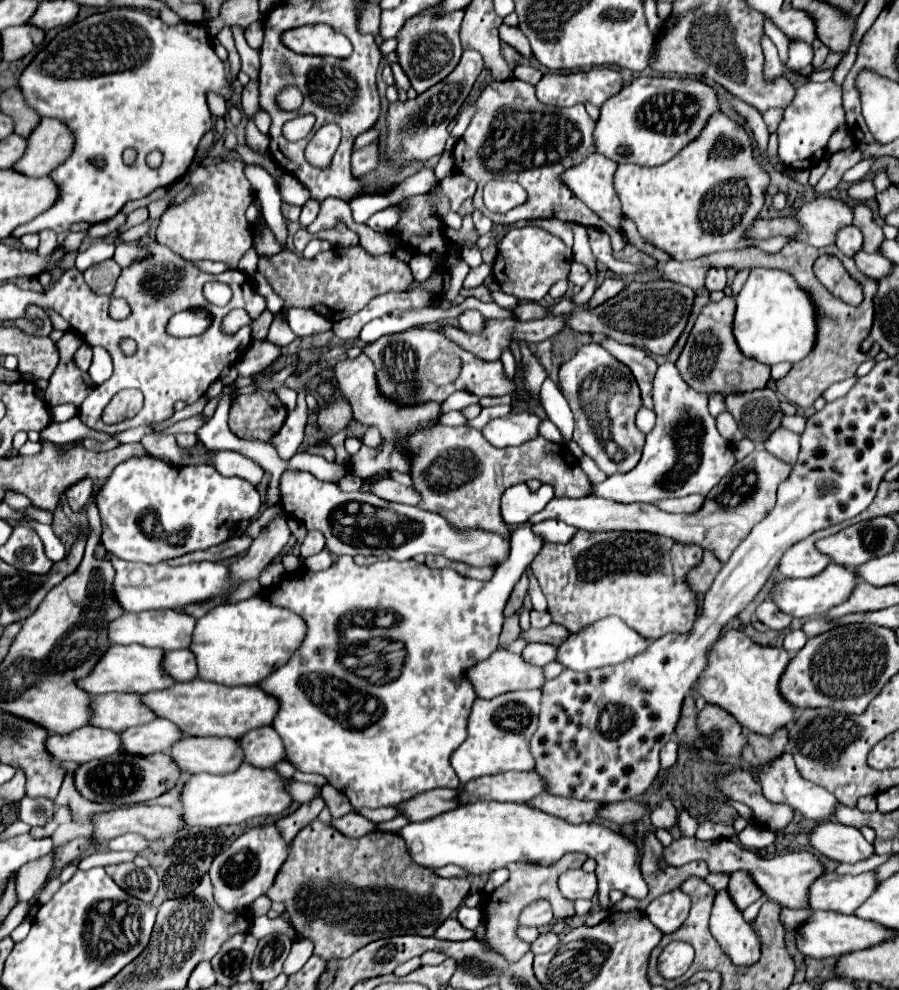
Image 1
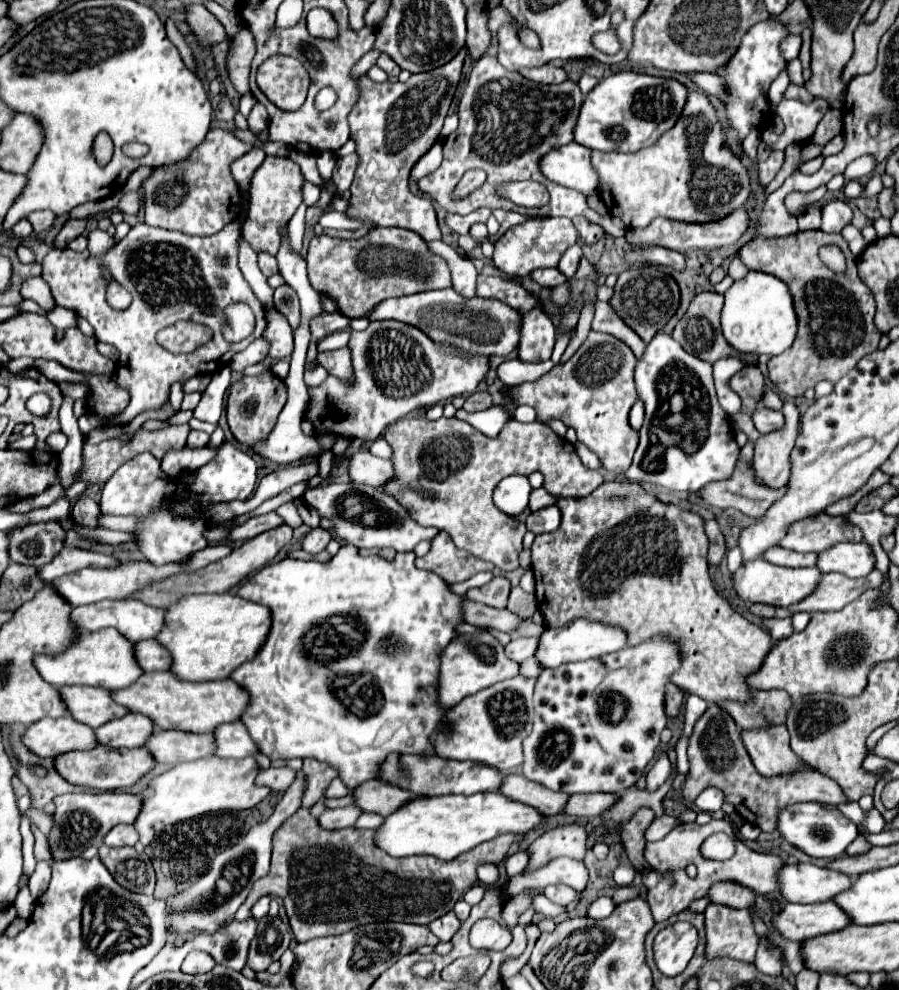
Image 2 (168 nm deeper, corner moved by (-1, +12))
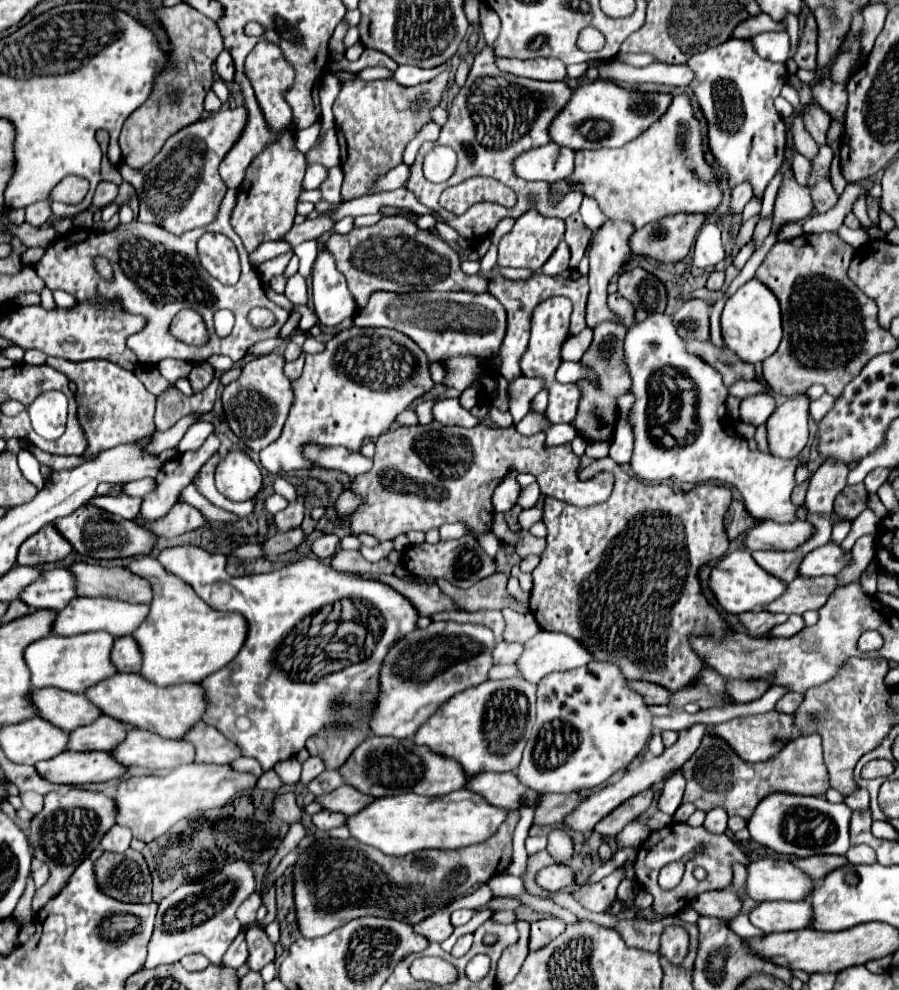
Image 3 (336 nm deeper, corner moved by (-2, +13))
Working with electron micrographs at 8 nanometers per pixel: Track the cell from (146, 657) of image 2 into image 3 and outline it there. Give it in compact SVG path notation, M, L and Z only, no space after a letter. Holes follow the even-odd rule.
M133 637L117 639L113 645L113 663L121 673L139 673L141 671L141 649Z

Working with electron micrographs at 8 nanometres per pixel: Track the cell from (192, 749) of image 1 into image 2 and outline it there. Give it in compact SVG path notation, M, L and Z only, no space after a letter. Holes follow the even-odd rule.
M154 730L144 742L158 764L176 766L214 754L214 734L192 734L180 730Z

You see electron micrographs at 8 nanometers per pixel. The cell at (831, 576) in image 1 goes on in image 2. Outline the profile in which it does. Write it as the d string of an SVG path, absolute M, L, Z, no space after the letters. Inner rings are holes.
M750 560L744 562L734 574L732 574L732 586L736 590L736 596L742 598L744 602L752 604L772 604L772 606L790 606L806 598L808 594L814 592L818 586L822 574L818 568L782 568L774 566L766 560Z

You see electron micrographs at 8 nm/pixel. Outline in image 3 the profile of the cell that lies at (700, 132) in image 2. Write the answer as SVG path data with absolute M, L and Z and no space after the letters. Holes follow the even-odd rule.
M685 93L677 95L665 117L633 143L621 149L577 151L577 171L573 171L565 185L553 183L553 189L553 199L561 199L565 191L581 191L597 199L609 219L629 221L635 229L673 213L713 213L723 199L715 169L705 159L701 125Z

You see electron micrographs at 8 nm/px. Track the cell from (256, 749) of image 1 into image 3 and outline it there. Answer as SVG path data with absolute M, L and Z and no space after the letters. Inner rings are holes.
M199 721L185 735L185 739L189 739L195 745L195 749L197 749L195 761L201 761L201 763L225 765L225 763L233 763L235 759L241 757L241 747L237 743L233 743L221 731L217 731L217 727L207 725L203 721Z

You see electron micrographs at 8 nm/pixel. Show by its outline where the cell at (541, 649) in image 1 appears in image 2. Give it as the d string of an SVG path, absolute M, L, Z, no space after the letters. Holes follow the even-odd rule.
M512 638L504 646L504 652L508 658L512 658L516 662L524 662L526 658L534 656L536 648L538 648L538 638Z

